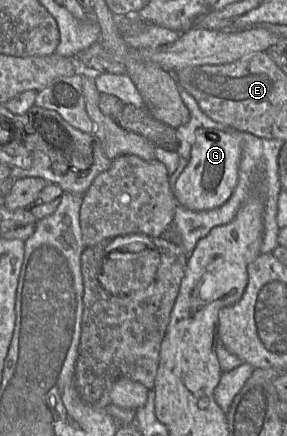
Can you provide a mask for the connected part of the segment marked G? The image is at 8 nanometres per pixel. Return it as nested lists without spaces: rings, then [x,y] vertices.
[[[211,128],[196,129],[187,166],[173,187],[178,205],[192,211],[210,210],[223,205],[237,184],[240,159],[241,142],[238,133]]]

